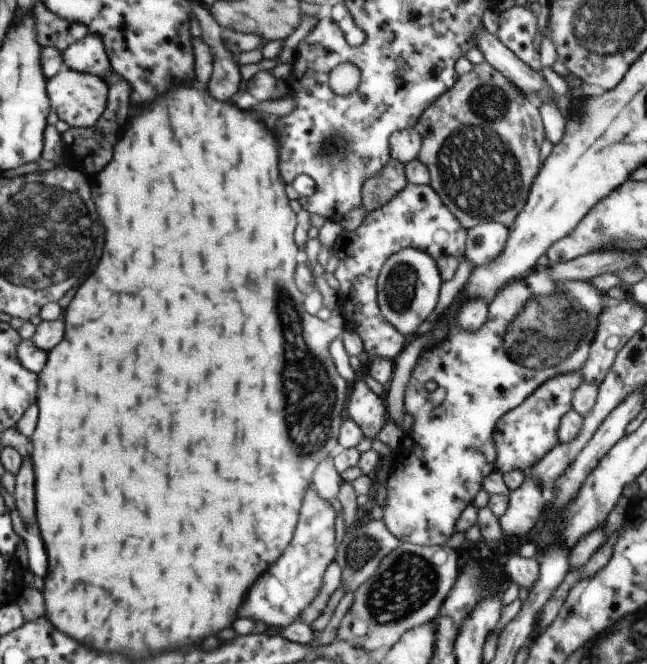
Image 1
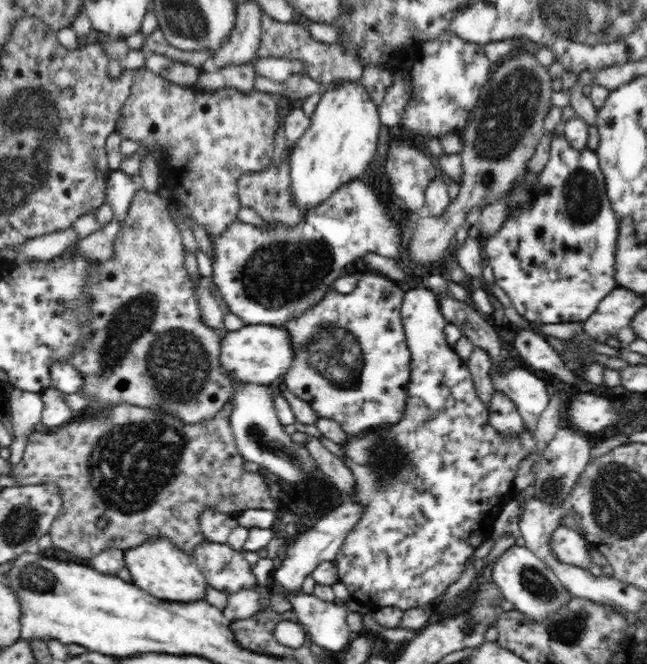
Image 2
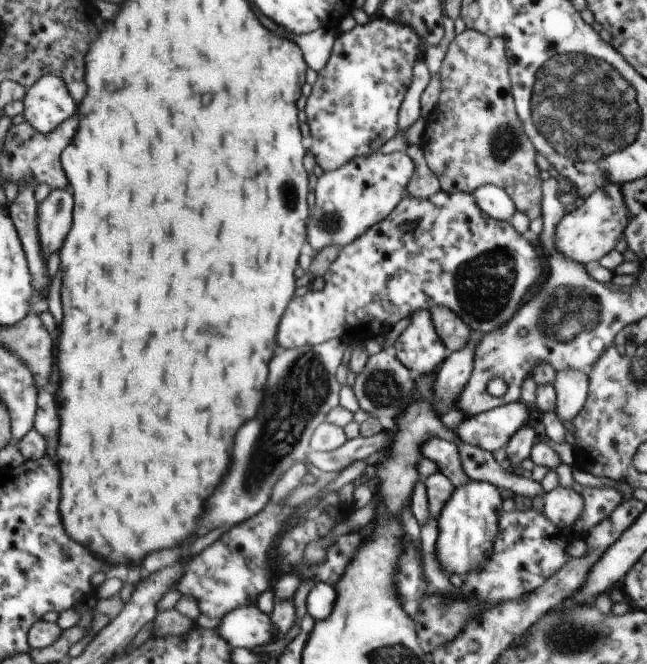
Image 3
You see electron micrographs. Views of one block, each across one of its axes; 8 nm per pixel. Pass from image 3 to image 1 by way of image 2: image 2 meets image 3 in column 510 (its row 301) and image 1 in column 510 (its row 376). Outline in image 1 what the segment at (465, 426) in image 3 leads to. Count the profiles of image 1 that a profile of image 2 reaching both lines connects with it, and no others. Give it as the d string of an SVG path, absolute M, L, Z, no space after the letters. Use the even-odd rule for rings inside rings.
M581 372L562 373L540 385L522 405L508 412L508 418L495 426L500 472L530 470L548 452L560 444L558 429L561 418L572 409L574 391L584 382Z

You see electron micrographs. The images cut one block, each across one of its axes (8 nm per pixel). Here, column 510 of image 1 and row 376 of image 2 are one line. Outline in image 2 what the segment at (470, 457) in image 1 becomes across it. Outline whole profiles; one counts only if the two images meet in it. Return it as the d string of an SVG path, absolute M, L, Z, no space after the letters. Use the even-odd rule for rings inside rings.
M368 270L356 276L358 284L350 294L326 294L322 302L318 301L302 316L292 317L283 324L294 338L296 351L292 368L284 374L288 392L308 402L318 416L335 420L352 437L392 426L404 416L412 376L411 354L406 347L401 319L404 290L379 272Z

